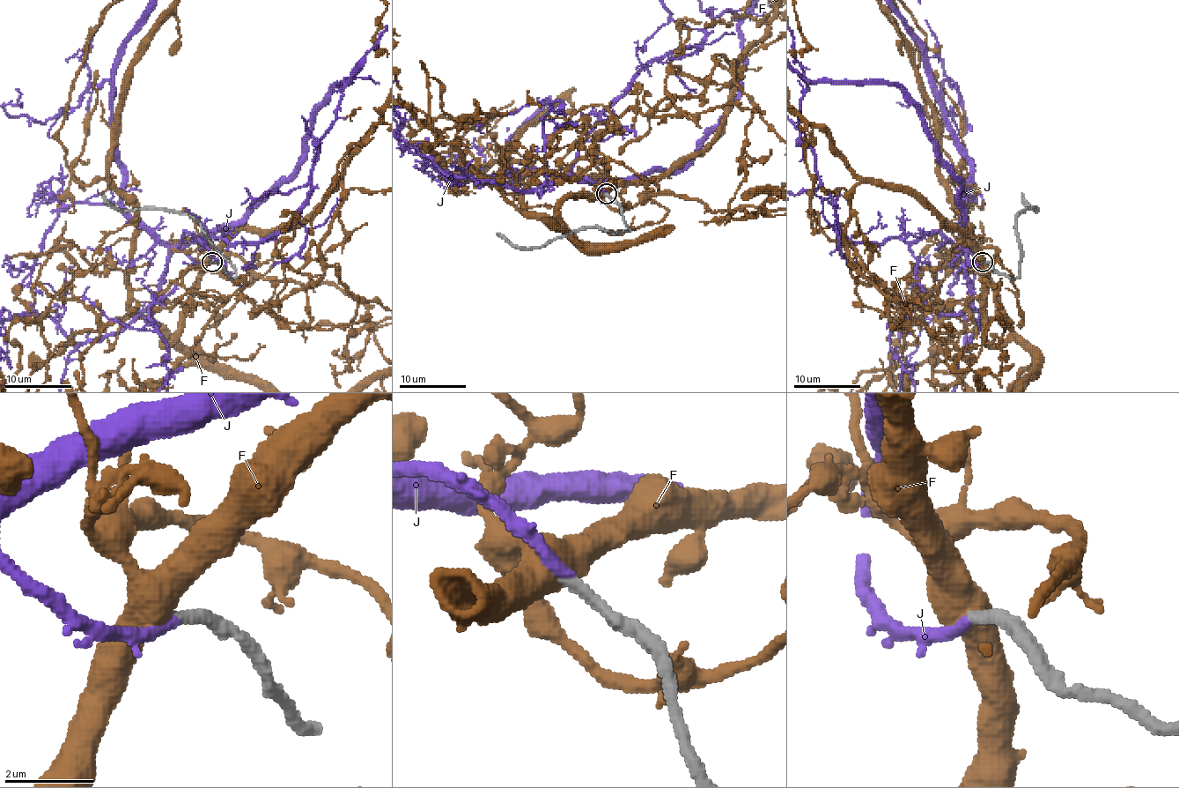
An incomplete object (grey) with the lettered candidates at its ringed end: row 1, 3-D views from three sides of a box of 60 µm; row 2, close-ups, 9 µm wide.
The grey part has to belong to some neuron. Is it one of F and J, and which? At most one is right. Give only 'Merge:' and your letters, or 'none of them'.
Merge: J

